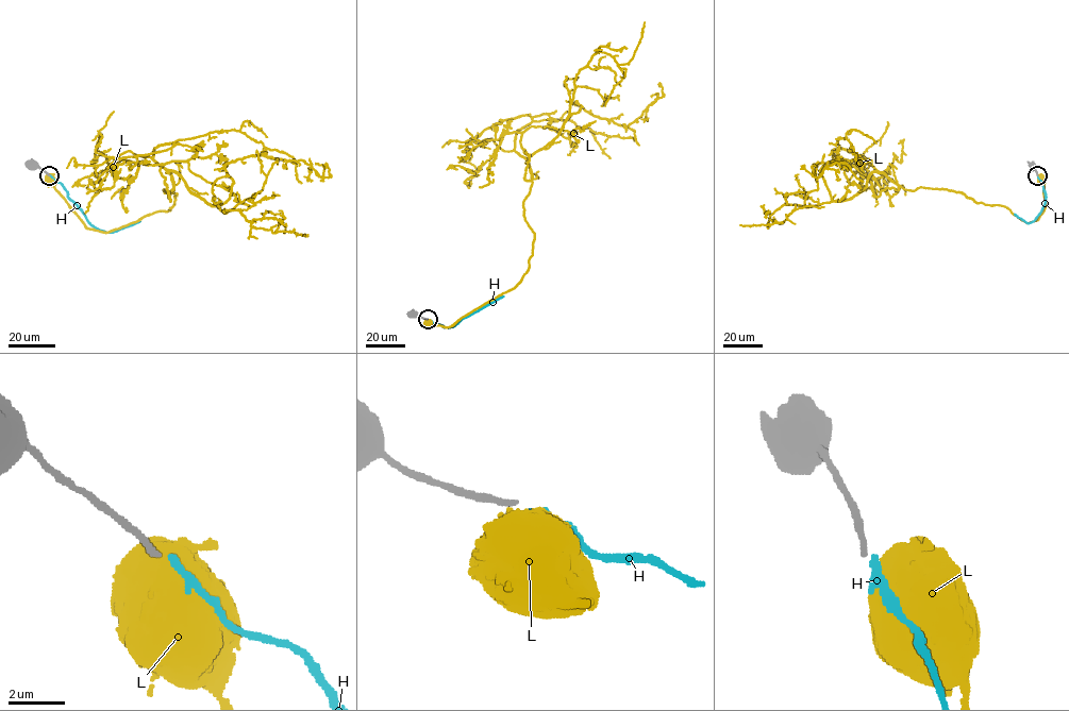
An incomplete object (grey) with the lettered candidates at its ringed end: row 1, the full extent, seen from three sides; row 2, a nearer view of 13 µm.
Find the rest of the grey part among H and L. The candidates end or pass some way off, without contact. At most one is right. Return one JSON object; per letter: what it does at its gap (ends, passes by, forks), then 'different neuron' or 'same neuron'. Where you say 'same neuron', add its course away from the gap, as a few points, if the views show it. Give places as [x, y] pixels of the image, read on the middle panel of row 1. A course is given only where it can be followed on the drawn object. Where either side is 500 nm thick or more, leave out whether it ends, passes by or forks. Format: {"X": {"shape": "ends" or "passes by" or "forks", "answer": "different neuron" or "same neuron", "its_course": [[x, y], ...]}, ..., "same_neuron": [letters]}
{"H": {"shape": "ends", "answer": "different neuron"}, "L": {"answer": "different neuron"}, "same_neuron": []}

